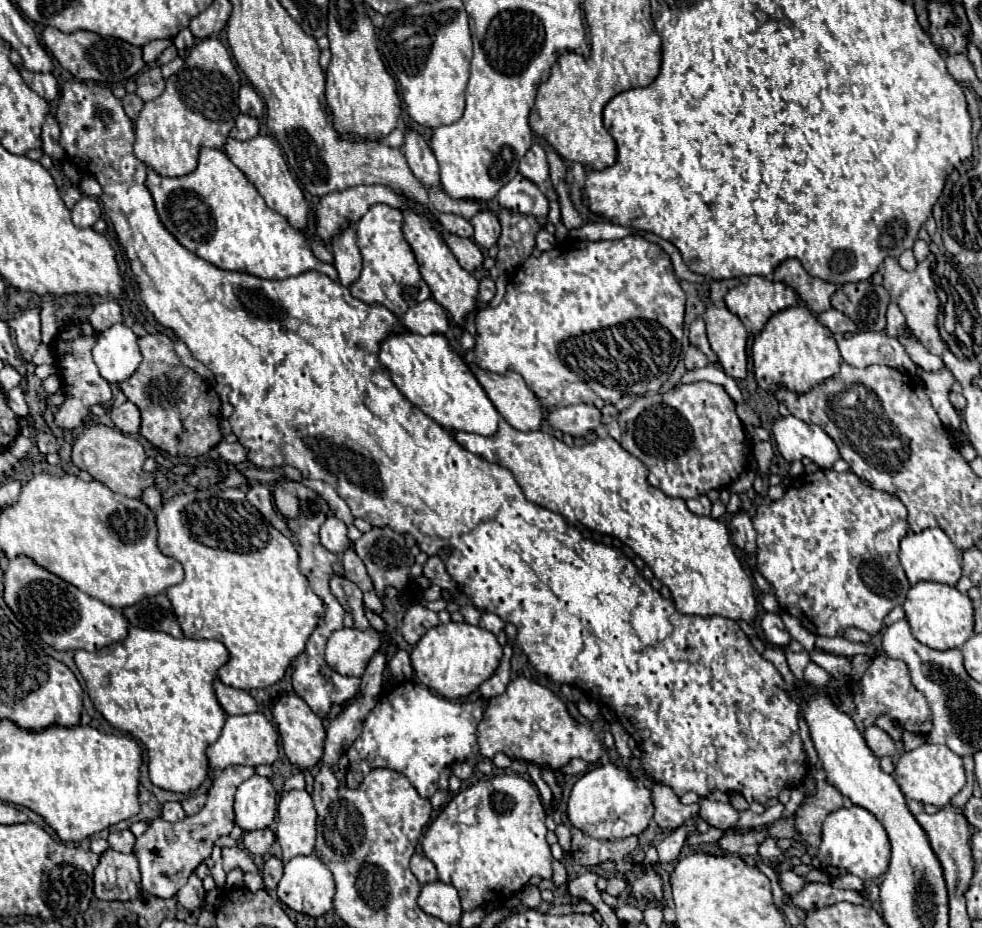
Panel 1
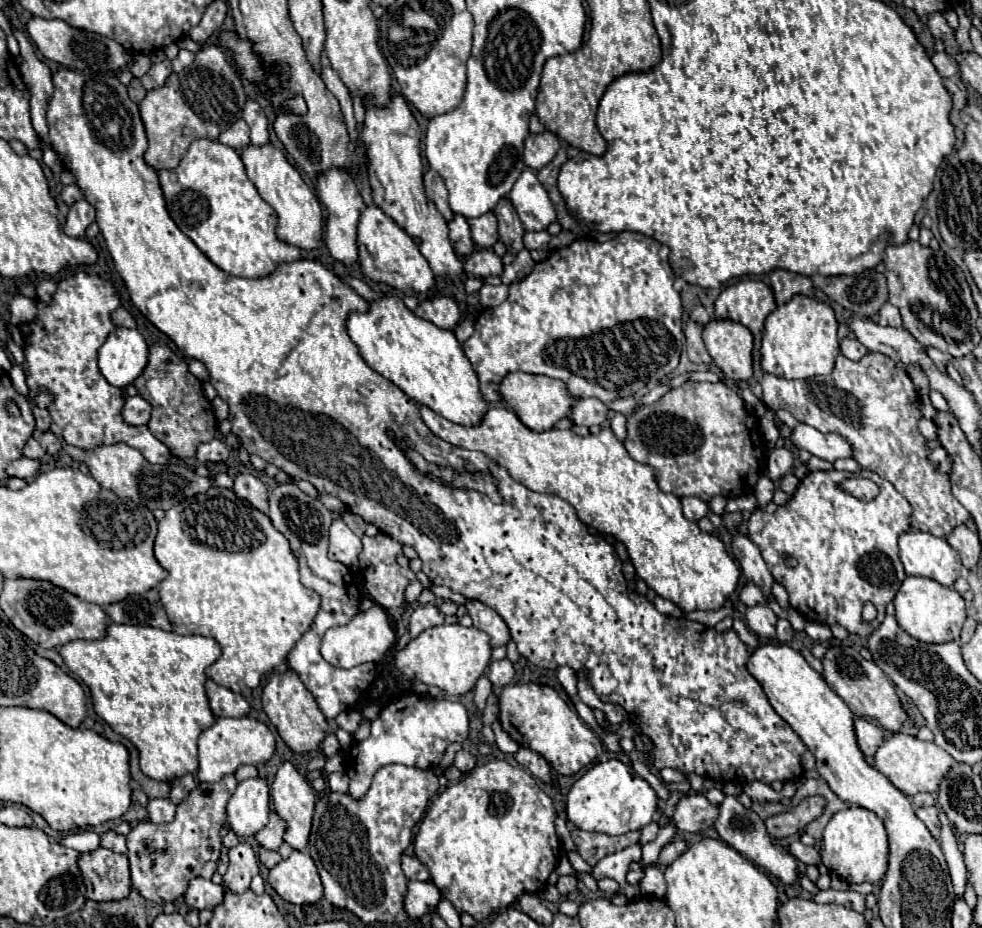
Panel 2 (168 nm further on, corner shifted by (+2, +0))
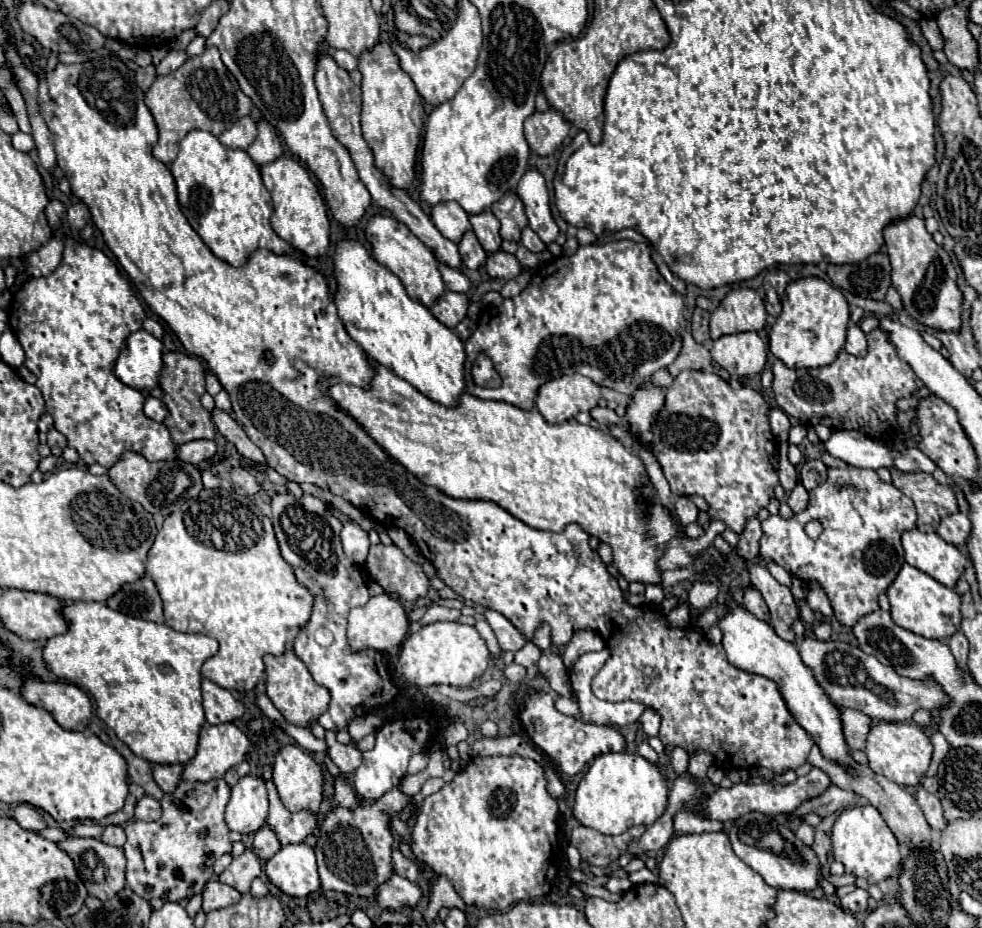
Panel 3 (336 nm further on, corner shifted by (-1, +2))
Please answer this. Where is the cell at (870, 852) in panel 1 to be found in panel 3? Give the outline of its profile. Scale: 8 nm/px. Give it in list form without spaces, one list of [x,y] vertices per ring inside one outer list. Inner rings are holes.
[[[856,806],[844,810],[832,828],[832,850],[834,860],[842,862],[846,868],[846,874],[866,878],[868,884],[878,884],[894,874],[900,864],[900,846],[892,834],[892,830],[886,826],[884,818],[874,806]]]

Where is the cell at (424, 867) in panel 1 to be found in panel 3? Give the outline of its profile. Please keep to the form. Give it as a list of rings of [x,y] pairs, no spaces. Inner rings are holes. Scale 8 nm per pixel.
[[[398,848],[392,852],[392,862],[394,862],[394,870],[396,870],[396,874],[400,874],[400,876],[412,880],[412,882],[420,876],[416,864],[414,864],[412,860],[408,860]]]

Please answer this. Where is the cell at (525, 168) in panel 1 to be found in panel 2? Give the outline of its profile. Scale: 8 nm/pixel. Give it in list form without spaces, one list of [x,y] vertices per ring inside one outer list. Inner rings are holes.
[[[549,130],[539,134],[529,134],[525,138],[525,164],[533,170],[539,170],[553,160],[557,150],[559,150],[557,134]]]

